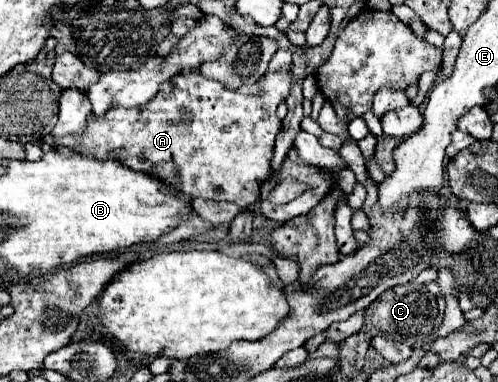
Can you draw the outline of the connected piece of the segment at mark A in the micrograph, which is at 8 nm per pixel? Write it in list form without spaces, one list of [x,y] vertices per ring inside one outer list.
[[[285,65],[281,67],[279,71],[271,71],[271,73],[265,73],[257,83],[261,87],[259,93],[255,95],[243,95],[239,91],[231,91],[227,87],[223,87],[219,81],[213,81],[213,79],[205,79],[203,75],[199,73],[179,73],[167,81],[161,83],[159,87],[159,93],[147,101],[145,105],[141,107],[133,107],[133,109],[125,109],[125,107],[115,107],[115,109],[109,109],[103,117],[91,117],[87,121],[87,129],[83,133],[83,137],[63,137],[63,141],[55,141],[51,135],[47,135],[43,141],[49,143],[49,145],[65,145],[65,147],[75,147],[80,154],[91,155],[99,161],[105,161],[107,157],[115,157],[119,163],[123,163],[125,167],[133,169],[133,171],[143,171],[147,175],[153,175],[153,177],[159,177],[161,181],[165,181],[167,185],[175,187],[179,193],[183,193],[185,197],[193,199],[193,197],[203,197],[203,199],[215,199],[215,201],[231,201],[231,203],[237,203],[239,207],[249,207],[253,205],[257,199],[259,199],[259,183],[265,181],[269,175],[271,175],[271,157],[273,157],[273,143],[275,143],[275,135],[281,131],[281,119],[275,115],[279,103],[283,103],[289,93],[291,93],[291,81],[293,81],[293,65]]]

